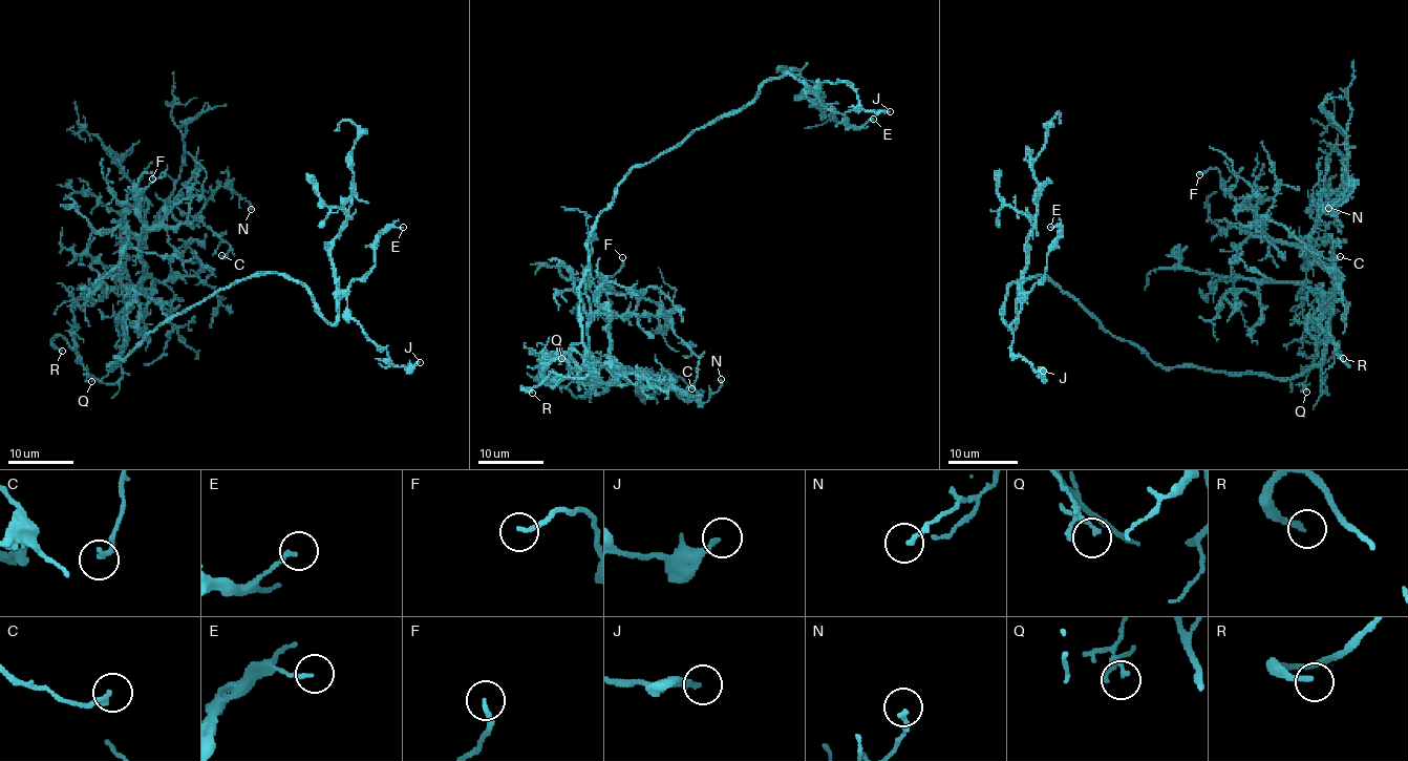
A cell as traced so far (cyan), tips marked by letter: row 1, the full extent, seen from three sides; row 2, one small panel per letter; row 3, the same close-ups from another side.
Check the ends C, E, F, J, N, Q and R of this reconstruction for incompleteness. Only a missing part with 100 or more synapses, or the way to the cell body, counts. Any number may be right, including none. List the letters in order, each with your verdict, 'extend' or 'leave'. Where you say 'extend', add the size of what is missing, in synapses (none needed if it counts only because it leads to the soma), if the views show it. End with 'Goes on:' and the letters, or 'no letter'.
C: leave
E: leave
F: leave
J: leave
N: leave
Q: leave
R: extend
Goes on: R

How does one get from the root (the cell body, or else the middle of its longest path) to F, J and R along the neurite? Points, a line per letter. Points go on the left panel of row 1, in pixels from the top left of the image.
F: (146, 336), (109, 365), (114, 366), (123, 349), (124, 316), (143, 275), (135, 185), (144, 173), (152, 178)
J: (146, 336), (226, 287), (281, 273), (303, 284), (333, 324), (345, 296), (347, 313), (395, 365), (420, 362)
R: (146, 336), (109, 365), (121, 362), (123, 377), (114, 383), (100, 383), (57, 336), (52, 342), (62, 351)

